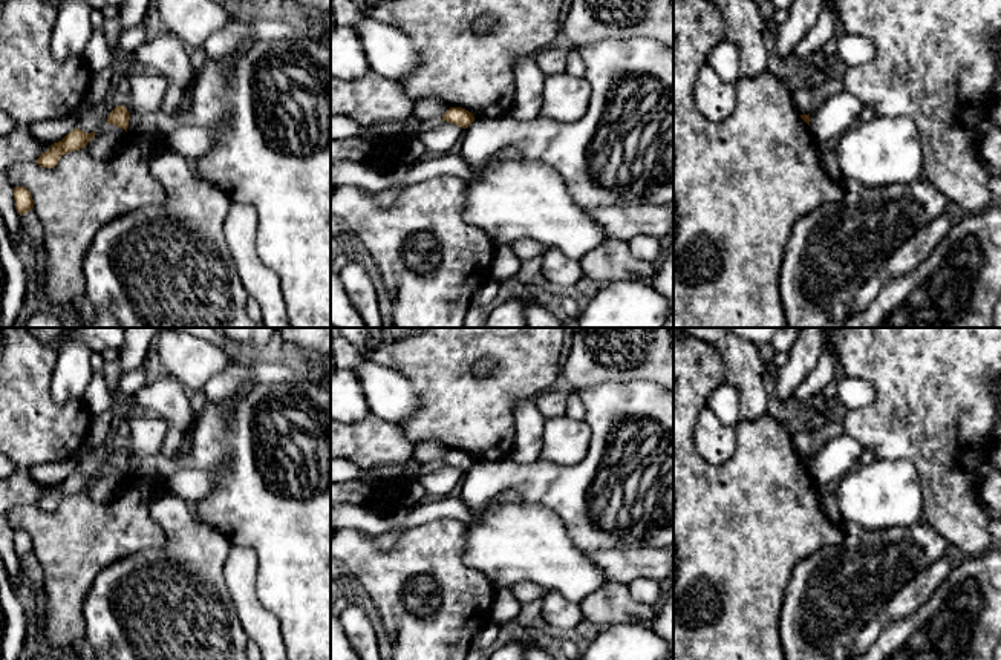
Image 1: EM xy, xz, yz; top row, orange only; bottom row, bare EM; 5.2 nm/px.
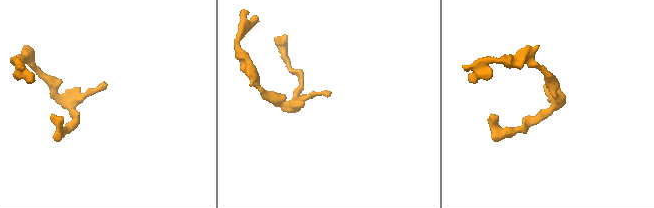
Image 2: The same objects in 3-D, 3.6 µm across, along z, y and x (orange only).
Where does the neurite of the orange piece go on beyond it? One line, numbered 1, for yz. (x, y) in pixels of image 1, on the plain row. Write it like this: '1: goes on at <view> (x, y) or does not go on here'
1: does not go on here

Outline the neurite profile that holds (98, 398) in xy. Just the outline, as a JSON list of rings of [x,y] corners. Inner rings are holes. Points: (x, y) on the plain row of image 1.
[[[96,375],[87,386],[83,401],[93,417],[106,412],[113,404],[113,394],[109,390],[101,375]]]

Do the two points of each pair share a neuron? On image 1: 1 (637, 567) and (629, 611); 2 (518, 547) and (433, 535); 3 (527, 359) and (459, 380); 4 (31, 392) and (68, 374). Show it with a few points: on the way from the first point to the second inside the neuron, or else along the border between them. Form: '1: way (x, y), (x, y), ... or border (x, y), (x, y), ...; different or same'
1: border (609, 579), (626, 585); different
2: border (466, 524), (463, 561), (481, 573); different
3: way (510, 375), (501, 385), (476, 385); same
4: border (55, 346), (51, 395), (60, 403), (81, 400); different

